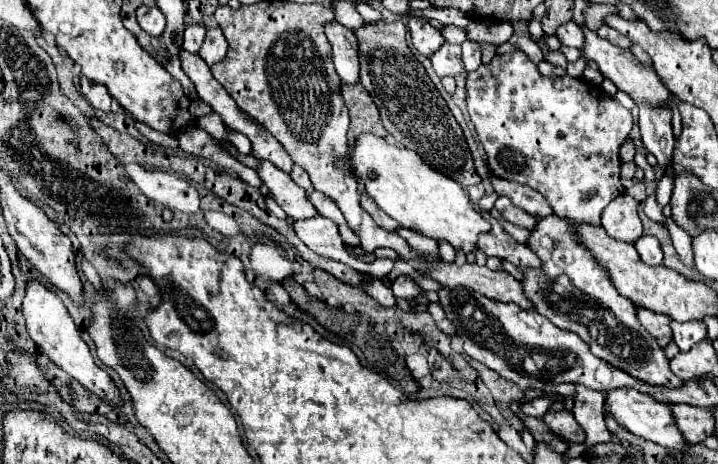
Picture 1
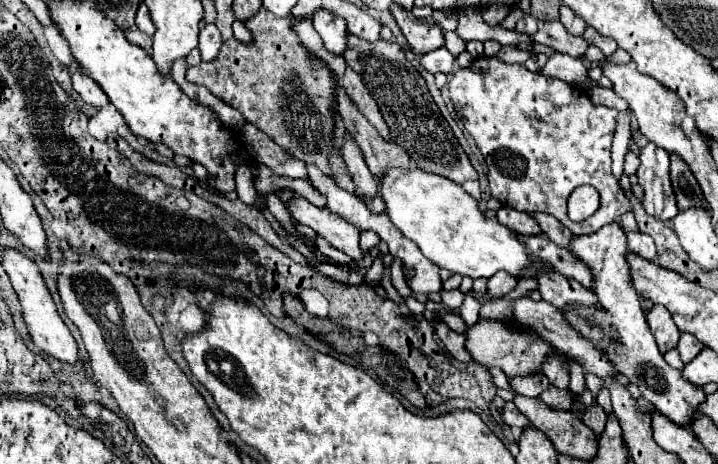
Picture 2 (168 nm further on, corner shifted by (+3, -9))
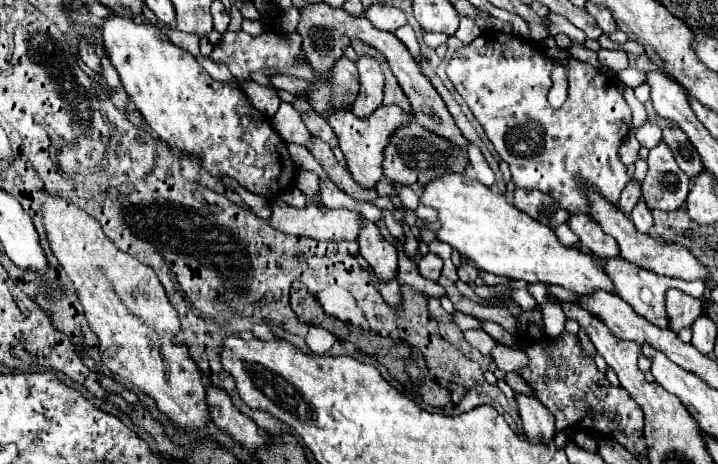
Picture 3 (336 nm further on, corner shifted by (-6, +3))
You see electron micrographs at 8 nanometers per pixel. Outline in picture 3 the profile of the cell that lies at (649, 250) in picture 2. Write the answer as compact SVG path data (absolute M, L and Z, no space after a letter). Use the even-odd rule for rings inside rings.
M640 200L640 202L636 204L636 208L632 210L630 220L634 222L634 226L636 226L640 232L648 232L648 230L654 226L654 218L652 218L648 206L646 206L642 200Z

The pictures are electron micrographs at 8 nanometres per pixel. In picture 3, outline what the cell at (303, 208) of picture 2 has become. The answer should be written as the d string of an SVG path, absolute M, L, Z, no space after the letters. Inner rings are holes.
M360 218L360 234L358 234L360 254L374 268L380 280L392 280L398 268L398 254L392 244L388 244L374 222Z

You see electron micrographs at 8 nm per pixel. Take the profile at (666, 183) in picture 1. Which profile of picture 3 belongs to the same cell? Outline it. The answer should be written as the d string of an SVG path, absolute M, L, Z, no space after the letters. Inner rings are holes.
M666 142L654 146L648 154L648 174L642 184L642 196L650 210L678 210L688 198L690 178L678 168Z

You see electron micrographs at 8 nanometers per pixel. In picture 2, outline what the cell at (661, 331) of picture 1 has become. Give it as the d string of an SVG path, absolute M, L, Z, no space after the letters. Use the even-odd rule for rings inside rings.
M653 306L651 312L647 314L647 324L649 324L649 328L651 328L651 332L653 332L655 340L657 340L657 346L659 346L661 354L665 354L667 350L677 346L681 332L675 326L675 322L673 322L667 308Z

